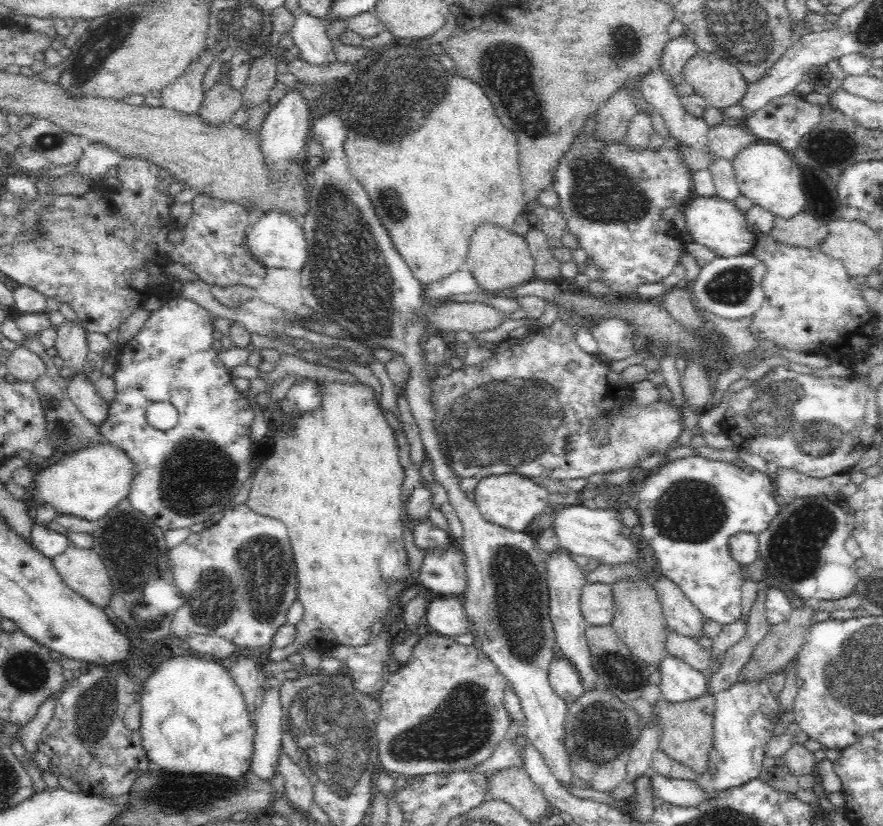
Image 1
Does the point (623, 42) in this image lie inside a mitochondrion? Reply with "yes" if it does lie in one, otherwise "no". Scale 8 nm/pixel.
yes

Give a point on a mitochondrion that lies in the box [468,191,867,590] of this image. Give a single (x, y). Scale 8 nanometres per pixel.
(785, 412)

